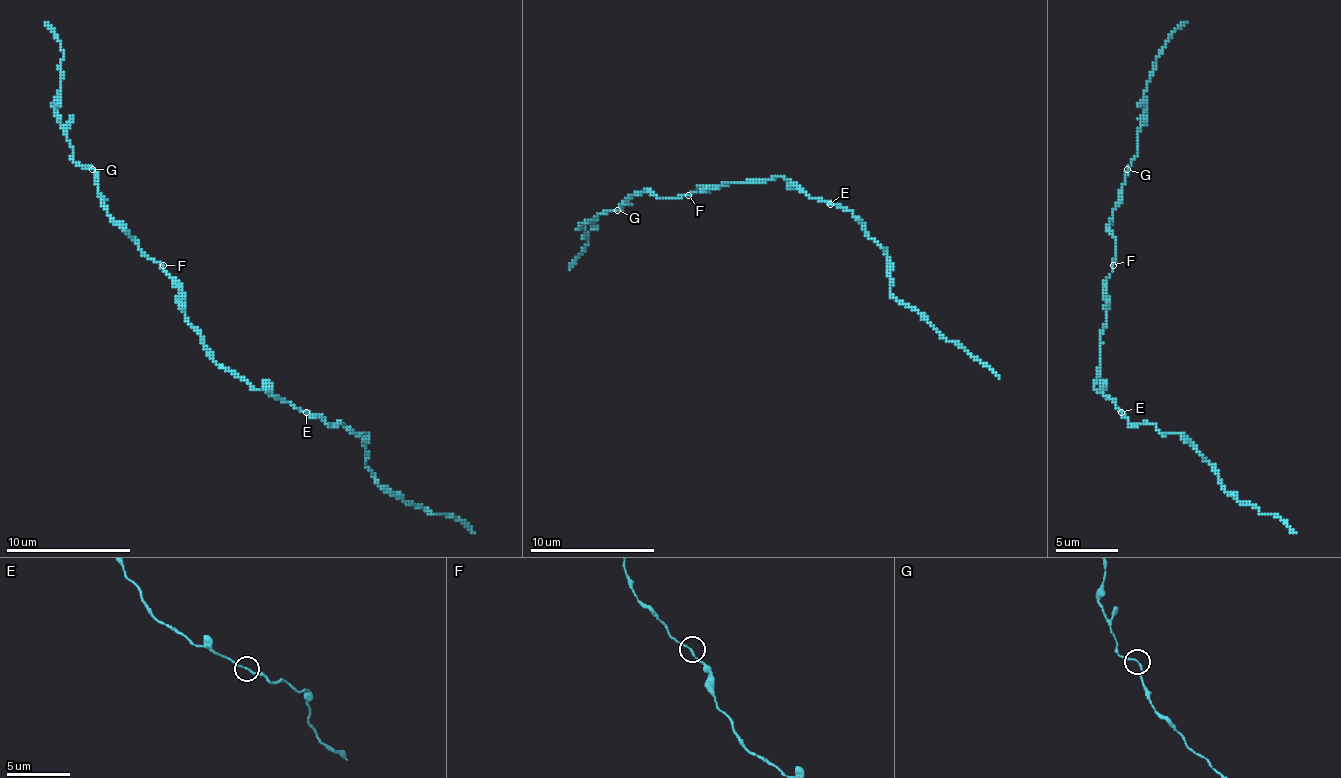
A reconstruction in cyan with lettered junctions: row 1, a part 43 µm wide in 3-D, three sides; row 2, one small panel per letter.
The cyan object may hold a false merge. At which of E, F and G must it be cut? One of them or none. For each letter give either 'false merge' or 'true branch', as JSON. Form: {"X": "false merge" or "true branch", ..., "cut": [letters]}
{"E": "true branch", "F": "true branch", "G": "true branch", "cut": []}

